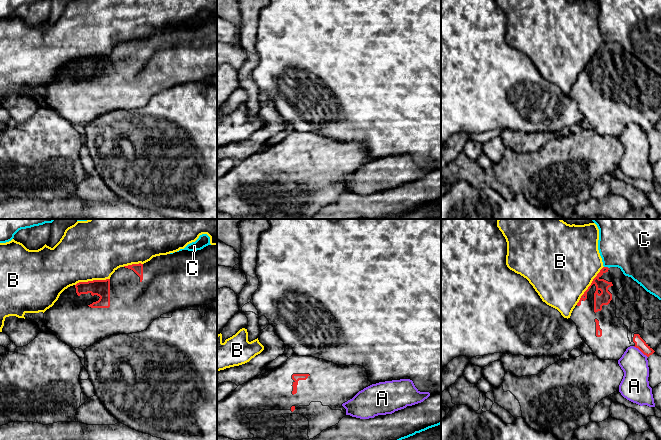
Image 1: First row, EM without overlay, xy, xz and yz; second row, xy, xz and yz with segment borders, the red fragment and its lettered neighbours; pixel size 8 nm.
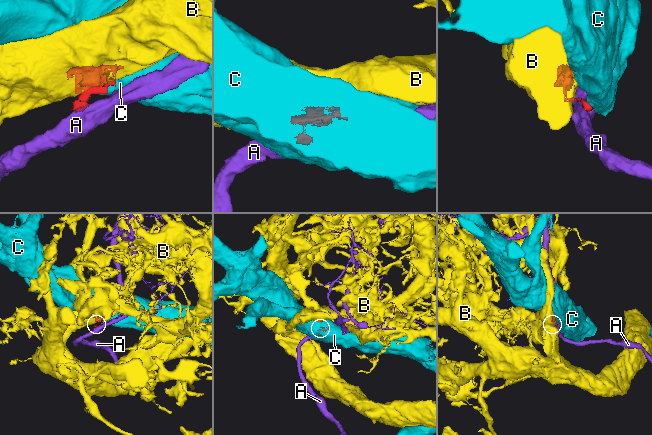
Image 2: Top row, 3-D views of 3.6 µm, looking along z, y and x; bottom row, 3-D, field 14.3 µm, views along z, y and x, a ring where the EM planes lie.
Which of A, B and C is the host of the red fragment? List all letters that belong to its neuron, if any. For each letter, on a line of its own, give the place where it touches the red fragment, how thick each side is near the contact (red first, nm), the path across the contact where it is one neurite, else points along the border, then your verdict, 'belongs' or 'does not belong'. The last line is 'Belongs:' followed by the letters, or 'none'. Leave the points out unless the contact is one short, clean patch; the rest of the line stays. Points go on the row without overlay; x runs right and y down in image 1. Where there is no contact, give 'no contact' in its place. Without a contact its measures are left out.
A: contact yz (640, 126); calibres 80 and 220 nm; border yz (633, 122), (637, 123), (647, 133); does not belong
B: contact yz (590, 61); calibres 110 and 480 nm; does not belong
C: contact yz (606, 43); calibres 110 and 380 nm; does not belong
Belongs: none

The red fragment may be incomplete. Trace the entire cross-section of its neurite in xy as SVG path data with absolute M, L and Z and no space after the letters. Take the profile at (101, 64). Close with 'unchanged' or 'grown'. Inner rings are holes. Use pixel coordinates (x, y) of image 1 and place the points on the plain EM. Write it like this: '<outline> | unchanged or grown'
M217 22L201 26L182 26L153 33L144 40L120 43L106 56L79 58L65 65L52 83L44 88L47 105L71 124L83 127L95 118L113 110L132 110L144 107L161 91L178 85L208 81L217 77Z | grown

